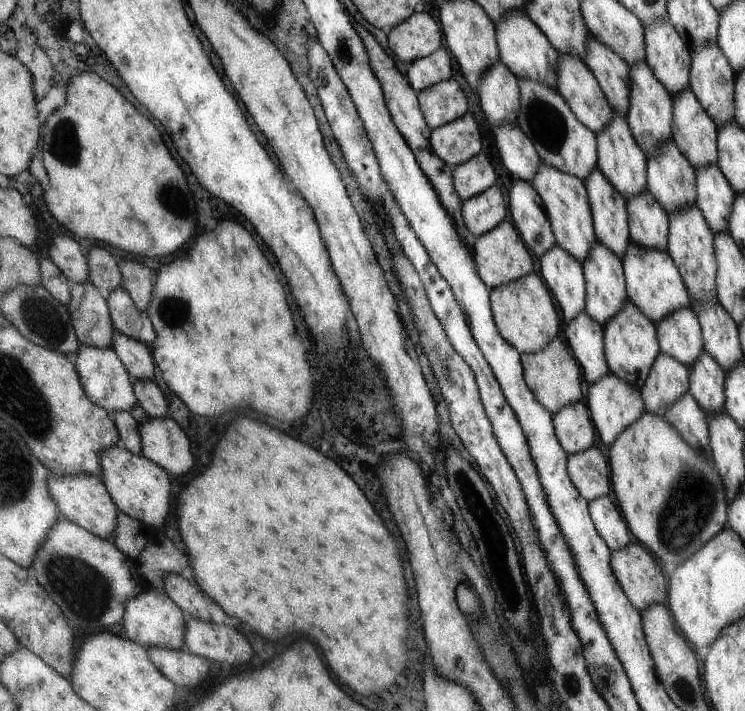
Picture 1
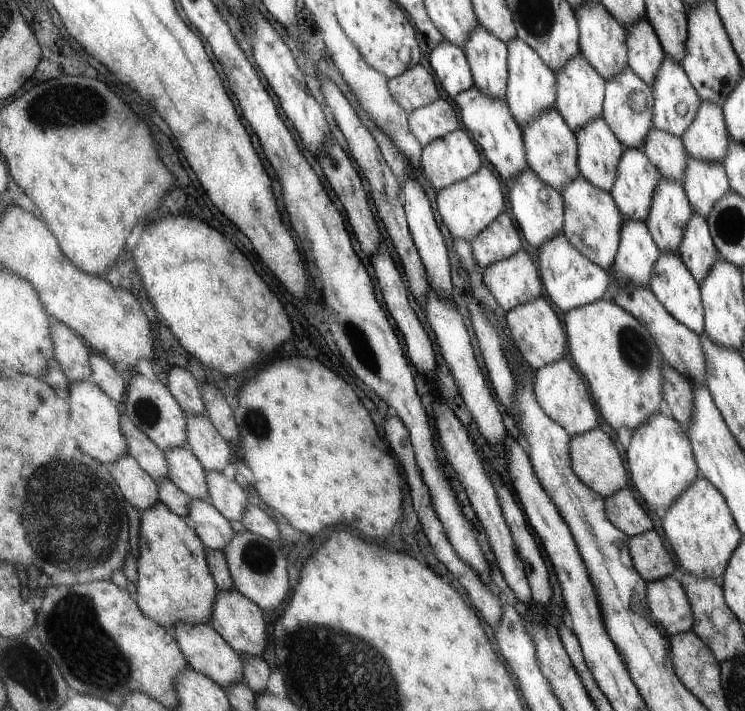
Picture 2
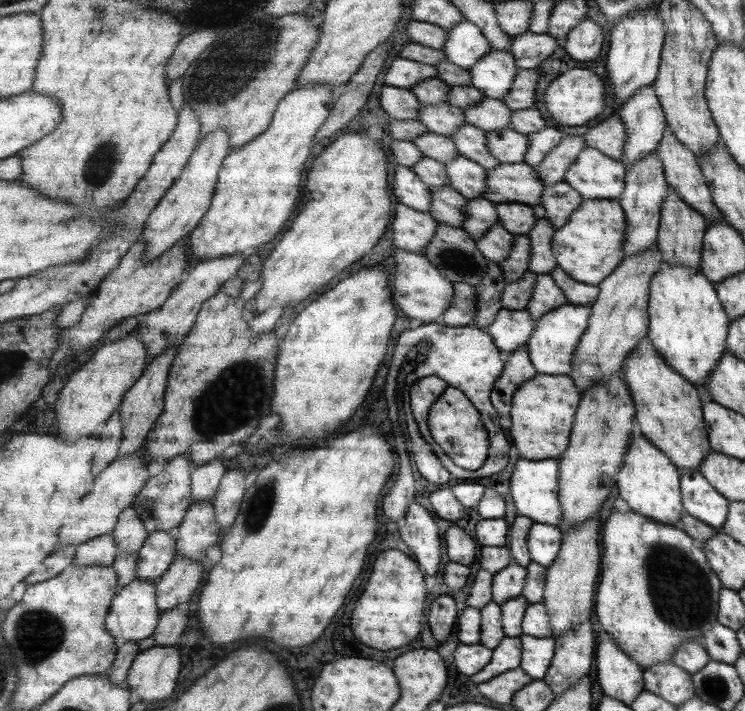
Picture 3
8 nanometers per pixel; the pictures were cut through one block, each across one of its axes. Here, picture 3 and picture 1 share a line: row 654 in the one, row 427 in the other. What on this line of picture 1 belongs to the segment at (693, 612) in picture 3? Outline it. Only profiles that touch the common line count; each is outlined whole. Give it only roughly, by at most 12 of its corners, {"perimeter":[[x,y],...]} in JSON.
{"perimeter":[[645,412],[612,491],[668,570],[728,526],[711,449]]}

